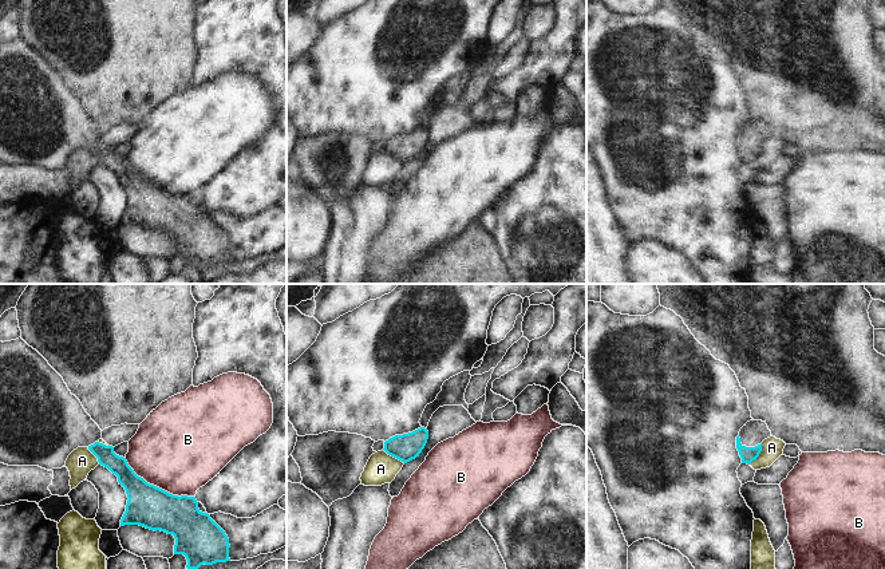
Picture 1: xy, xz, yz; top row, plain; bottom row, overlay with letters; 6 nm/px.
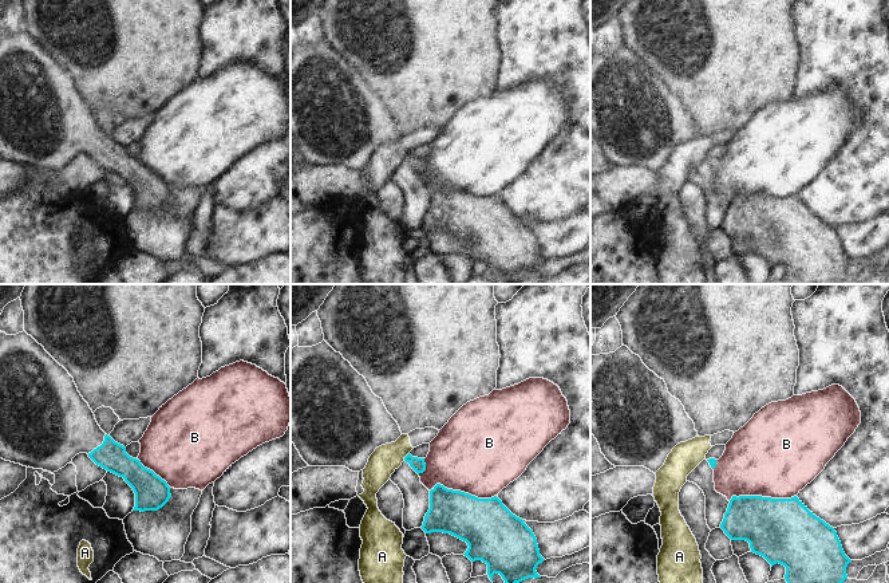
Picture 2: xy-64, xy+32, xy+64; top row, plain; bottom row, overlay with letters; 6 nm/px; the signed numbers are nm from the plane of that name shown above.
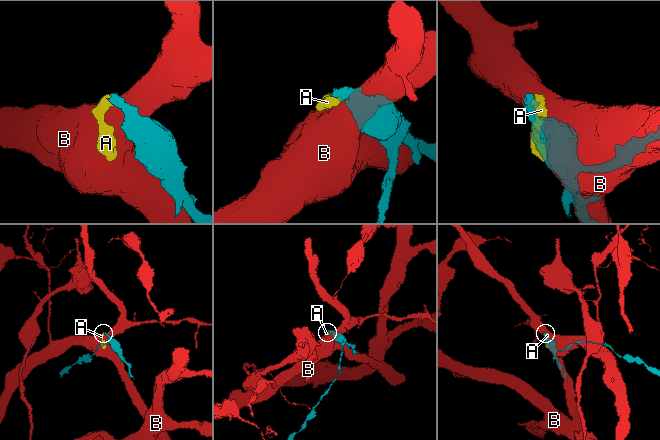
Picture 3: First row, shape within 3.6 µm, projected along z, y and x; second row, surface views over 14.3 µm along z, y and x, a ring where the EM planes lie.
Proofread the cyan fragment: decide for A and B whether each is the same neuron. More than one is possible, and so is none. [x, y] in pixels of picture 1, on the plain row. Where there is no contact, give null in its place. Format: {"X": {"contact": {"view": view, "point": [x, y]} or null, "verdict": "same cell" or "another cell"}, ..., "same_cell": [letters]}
{"A": {"contact": {"view": "yz", "point": [759, 153]}, "verdict": "another cell"}, "B": {"contact": {"view": "xy", "point": [155, 186]}, "verdict": "another cell"}, "same_cell": []}

